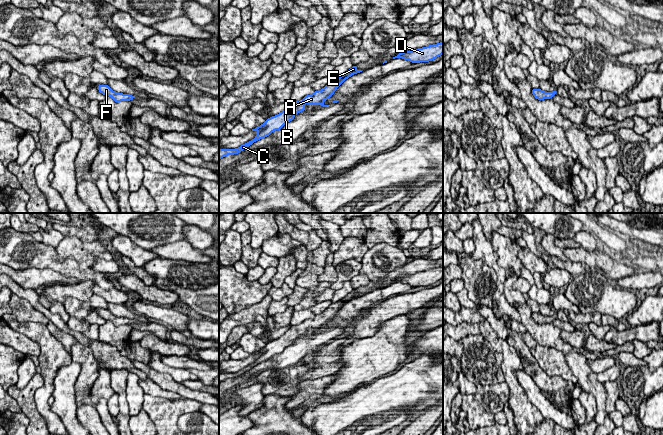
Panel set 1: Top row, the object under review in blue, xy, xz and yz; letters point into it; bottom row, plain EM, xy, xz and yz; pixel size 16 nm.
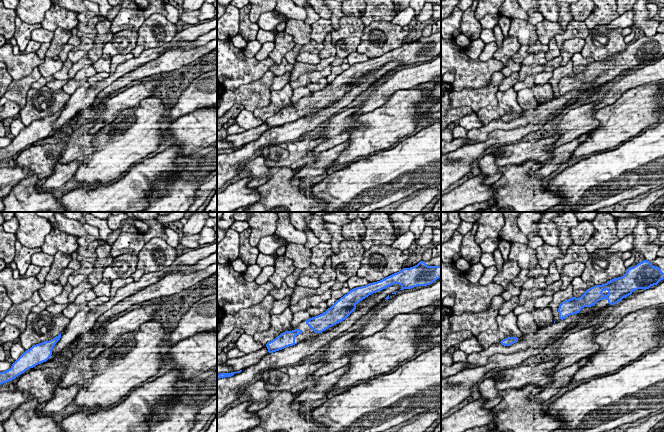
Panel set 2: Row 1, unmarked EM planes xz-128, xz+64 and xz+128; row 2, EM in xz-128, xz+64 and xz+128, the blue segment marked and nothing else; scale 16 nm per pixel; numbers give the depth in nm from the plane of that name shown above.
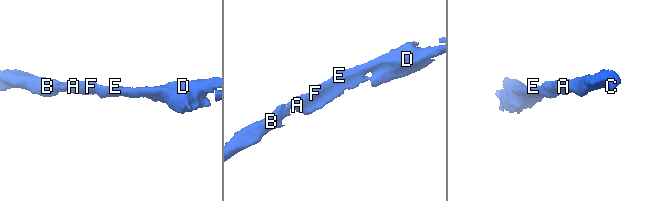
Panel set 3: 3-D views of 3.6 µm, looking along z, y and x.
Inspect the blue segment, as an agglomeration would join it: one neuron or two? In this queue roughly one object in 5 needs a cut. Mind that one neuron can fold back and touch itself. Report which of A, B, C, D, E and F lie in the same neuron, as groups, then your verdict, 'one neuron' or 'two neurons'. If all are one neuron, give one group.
A B C D E F; one neuron

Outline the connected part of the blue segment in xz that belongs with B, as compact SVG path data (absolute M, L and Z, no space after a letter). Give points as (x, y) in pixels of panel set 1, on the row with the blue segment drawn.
M354 65L351 69L349 69L342 76L331 80L323 89L319 91L315 91L313 94L307 95L303 98L302 101L291 102L291 104L278 115L272 116L268 118L262 125L252 129L252 131L258 131L259 133L256 135L254 139L243 144L242 146L236 149L220 149L219 150L219 160L222 157L227 155L238 154L239 152L245 150L247 147L252 145L254 142L269 136L273 131L280 130L283 126L292 121L294 116L302 111L304 111L305 104L309 103L311 105L321 105L323 107L327 107L328 105L323 104L323 101L326 101L330 98L336 89L342 84L347 78L350 76L362 72L361 70L356 70L357 66Z

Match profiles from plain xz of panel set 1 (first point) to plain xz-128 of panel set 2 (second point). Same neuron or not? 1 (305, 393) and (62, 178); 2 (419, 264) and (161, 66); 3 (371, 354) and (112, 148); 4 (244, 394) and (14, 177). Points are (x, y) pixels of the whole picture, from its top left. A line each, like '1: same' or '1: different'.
1: same
2: different
3: same
4: same

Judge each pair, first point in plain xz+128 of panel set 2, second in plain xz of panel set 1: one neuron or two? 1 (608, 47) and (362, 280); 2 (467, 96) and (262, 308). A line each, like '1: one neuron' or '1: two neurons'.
1: two neurons
2: one neuron

